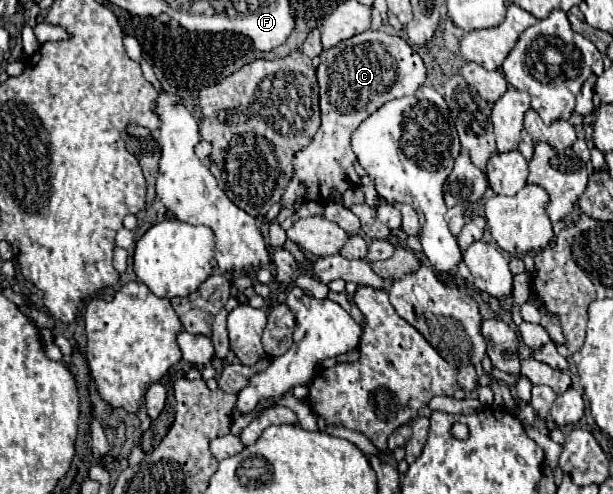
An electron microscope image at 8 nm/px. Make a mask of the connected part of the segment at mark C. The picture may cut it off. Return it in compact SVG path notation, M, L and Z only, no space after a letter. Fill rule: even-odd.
M367 30L357 34L335 48L323 50L319 58L321 64L317 66L317 80L321 126L313 142L295 152L291 160L293 176L281 198L283 208L293 206L297 200L327 204L333 196L333 190L343 194L345 190L359 186L361 178L353 168L357 156L349 144L353 130L357 130L359 124L385 102L415 94L427 76L421 56L397 34L391 36L383 30Z

